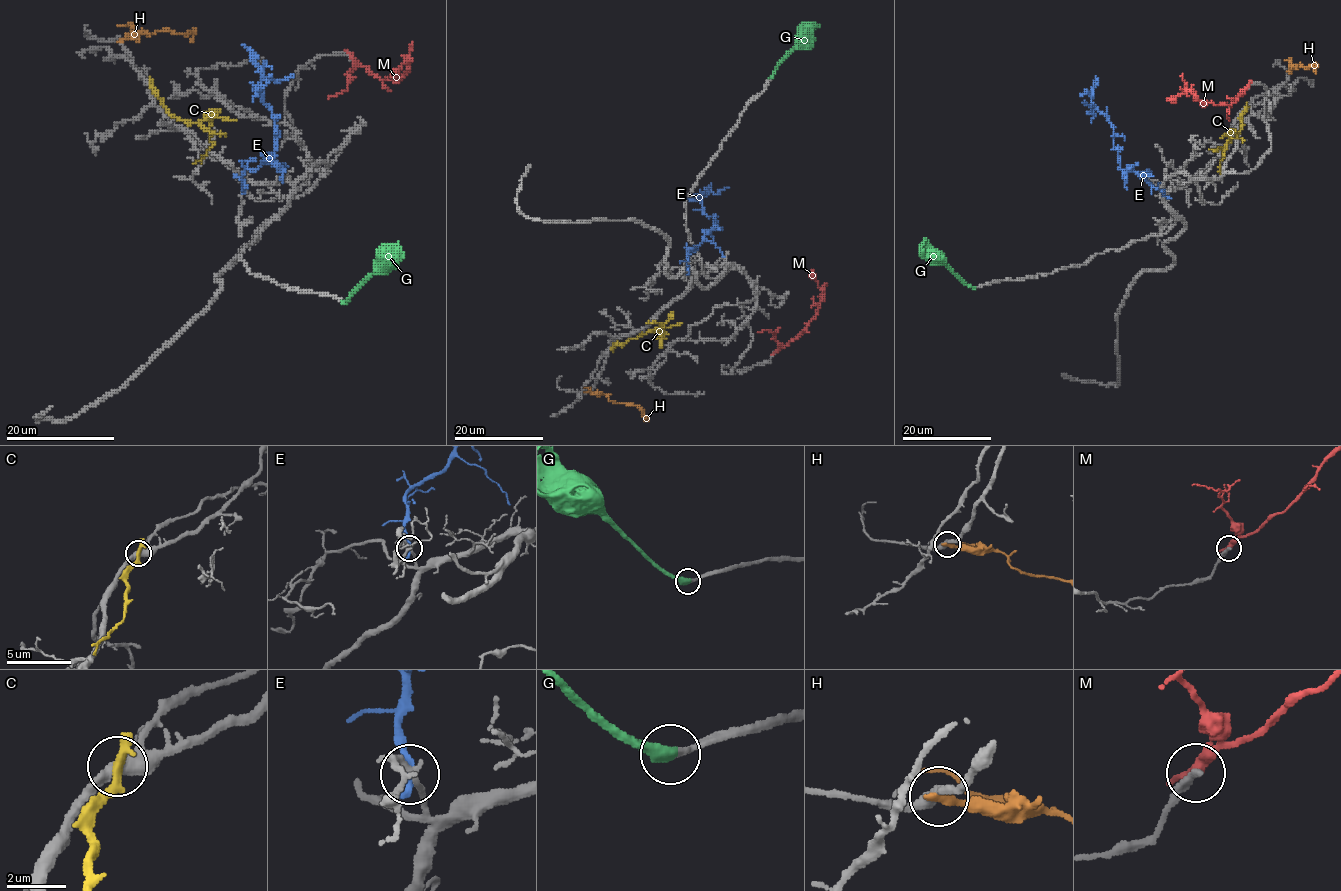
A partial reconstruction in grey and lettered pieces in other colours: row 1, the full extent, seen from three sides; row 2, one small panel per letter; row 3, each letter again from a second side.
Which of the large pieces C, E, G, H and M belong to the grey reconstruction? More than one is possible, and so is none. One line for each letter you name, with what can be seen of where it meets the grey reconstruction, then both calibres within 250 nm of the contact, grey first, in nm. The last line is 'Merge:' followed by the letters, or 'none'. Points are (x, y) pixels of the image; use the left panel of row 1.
G: Touches grey at (344, 302). Thickness 300 nm (grey) against 440 nm
Merge: G

